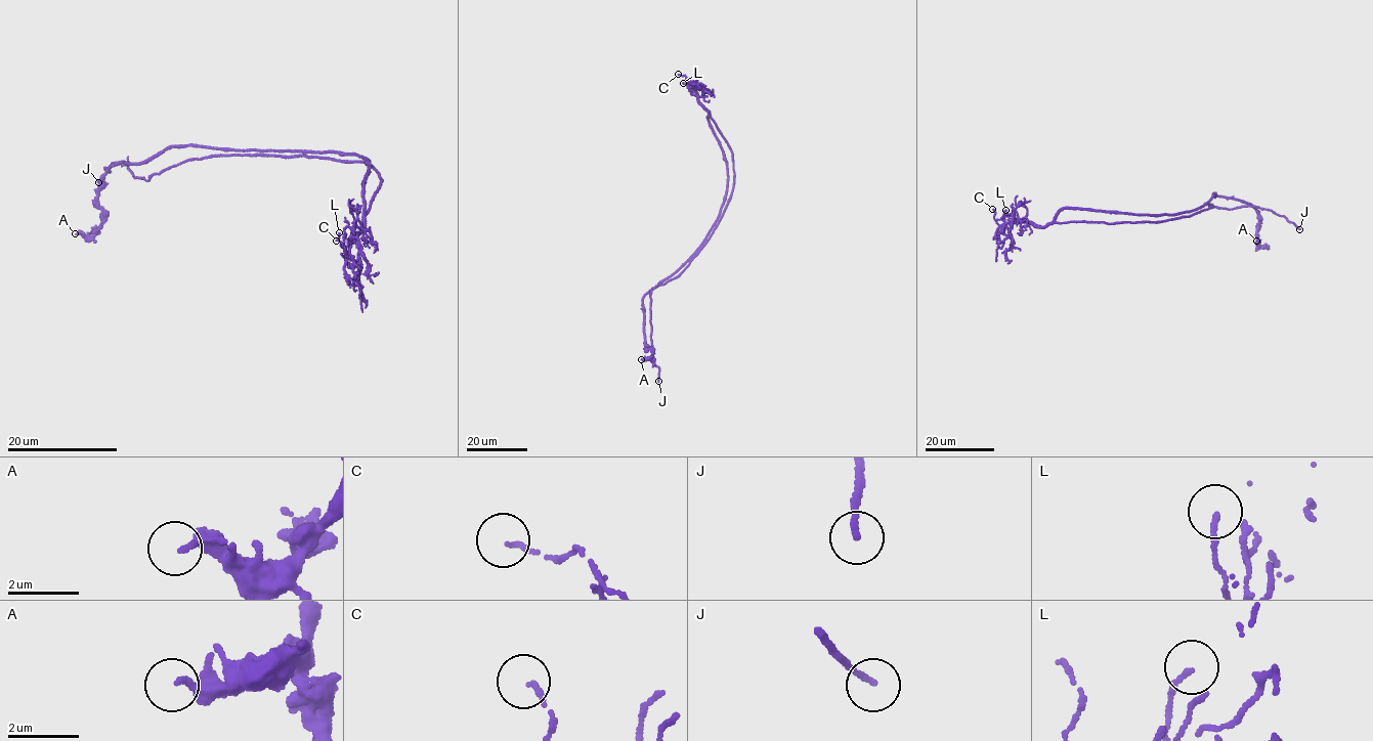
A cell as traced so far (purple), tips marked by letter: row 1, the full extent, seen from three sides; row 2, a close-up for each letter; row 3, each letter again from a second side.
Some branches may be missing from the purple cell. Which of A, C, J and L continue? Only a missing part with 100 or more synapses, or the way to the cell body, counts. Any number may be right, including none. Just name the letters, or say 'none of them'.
J

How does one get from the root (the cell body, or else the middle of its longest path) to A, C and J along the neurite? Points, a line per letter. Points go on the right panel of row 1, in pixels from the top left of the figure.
A: (1055, 216), (1072, 208), (1176, 214), (1202, 206), (1213, 192), (1243, 201), (1255, 210), (1258, 247), (1256, 241)
C: (1055, 216), (1054, 220), (1041, 227), (1029, 222), (995, 219), (992, 209)
J: (1055, 216), (1065, 223), (1161, 222), (1188, 217), (1212, 207), (1210, 203), (1229, 210), (1270, 209), (1299, 229)

